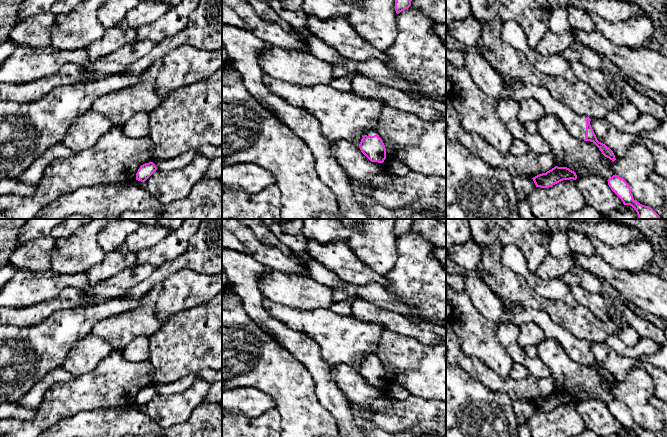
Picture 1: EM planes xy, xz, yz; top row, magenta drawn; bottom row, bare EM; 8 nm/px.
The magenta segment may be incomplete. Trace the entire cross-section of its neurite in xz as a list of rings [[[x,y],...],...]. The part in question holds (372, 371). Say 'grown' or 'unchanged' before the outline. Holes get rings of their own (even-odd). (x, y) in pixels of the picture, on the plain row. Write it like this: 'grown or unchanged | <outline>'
grown | [[[367,354],[365,356],[359,372],[371,386],[383,387],[386,383],[385,369],[376,354]]]

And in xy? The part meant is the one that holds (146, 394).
unchanged | [[[153,386],[145,387],[140,390],[136,397],[136,404],[145,406],[154,396],[156,396],[157,391]]]

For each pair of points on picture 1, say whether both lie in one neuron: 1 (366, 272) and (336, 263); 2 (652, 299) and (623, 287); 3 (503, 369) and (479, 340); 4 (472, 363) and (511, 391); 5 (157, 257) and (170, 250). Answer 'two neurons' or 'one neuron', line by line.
1: one neuron
2: one neuron
3: one neuron
4: one neuron
5: one neuron

